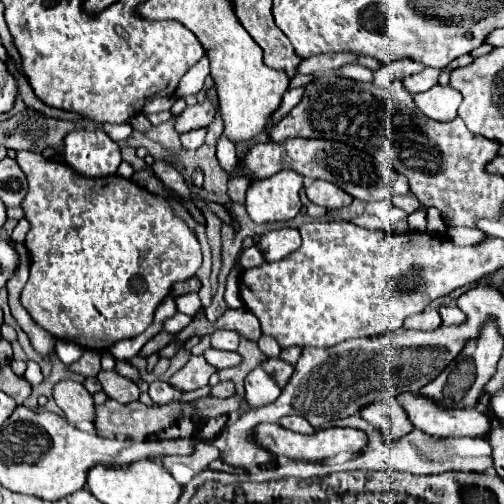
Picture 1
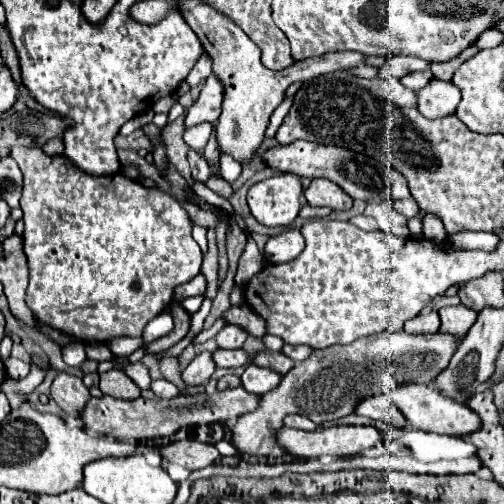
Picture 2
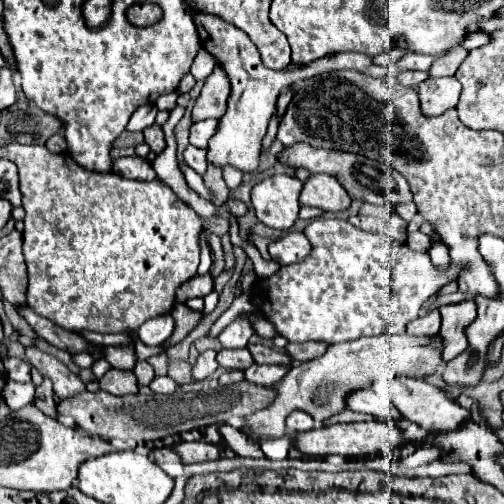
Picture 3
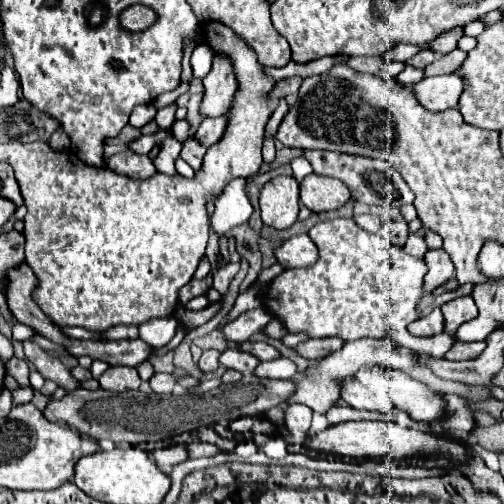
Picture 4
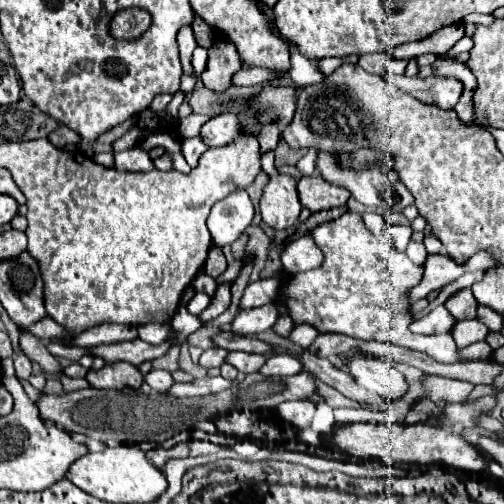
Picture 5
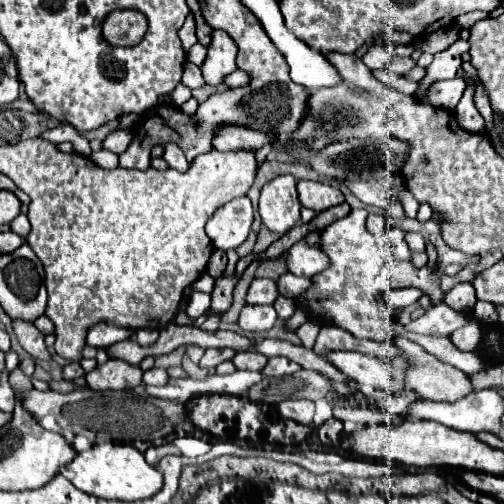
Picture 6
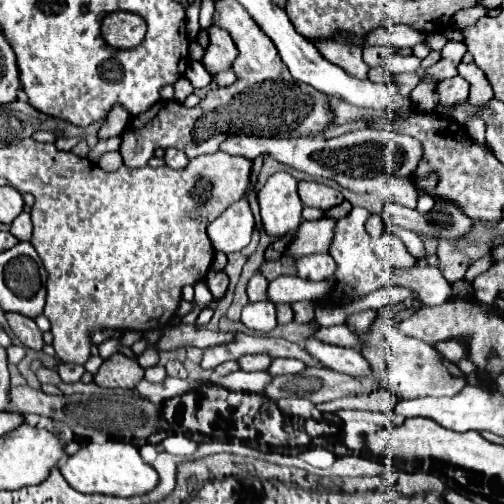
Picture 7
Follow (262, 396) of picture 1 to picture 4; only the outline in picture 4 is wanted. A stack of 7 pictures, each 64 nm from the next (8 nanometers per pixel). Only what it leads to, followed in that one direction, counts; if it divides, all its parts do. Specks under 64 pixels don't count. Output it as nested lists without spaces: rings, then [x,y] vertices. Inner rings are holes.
[[[288,358],[280,360],[270,360],[270,362],[260,362],[254,368],[254,376],[258,378],[268,378],[268,380],[290,380],[296,374],[296,364],[290,362]]]

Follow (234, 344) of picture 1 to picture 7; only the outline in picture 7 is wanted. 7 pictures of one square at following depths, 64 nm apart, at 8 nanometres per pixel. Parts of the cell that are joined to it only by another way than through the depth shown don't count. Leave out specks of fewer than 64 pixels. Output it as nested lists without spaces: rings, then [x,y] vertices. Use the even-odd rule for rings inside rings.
[[[250,302],[242,310],[240,322],[256,332],[270,332],[276,326],[276,308],[272,302]]]

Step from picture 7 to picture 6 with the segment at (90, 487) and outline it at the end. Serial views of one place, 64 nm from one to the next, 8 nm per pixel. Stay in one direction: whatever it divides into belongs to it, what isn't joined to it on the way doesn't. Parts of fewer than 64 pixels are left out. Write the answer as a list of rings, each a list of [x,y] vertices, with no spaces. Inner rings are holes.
[[[96,444],[88,452],[80,452],[62,474],[82,492],[104,498],[104,500],[124,500],[136,502],[154,496],[162,488],[162,474],[144,460],[144,454],[128,444]]]

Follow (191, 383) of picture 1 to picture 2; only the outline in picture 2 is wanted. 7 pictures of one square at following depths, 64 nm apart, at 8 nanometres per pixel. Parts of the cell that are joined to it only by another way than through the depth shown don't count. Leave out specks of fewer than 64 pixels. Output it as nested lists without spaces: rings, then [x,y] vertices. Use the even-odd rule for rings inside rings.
[[[202,352],[182,370],[182,380],[186,386],[206,384],[210,380],[210,376],[214,374],[214,370],[216,370],[216,364],[214,364],[210,352]]]

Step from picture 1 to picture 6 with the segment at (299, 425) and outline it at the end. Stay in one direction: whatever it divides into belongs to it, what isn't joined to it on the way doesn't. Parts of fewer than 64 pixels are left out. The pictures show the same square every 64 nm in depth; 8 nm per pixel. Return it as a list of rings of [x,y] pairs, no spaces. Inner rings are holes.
[[[284,400],[278,404],[278,414],[286,420],[294,420],[298,424],[312,424],[314,402],[310,400]]]

